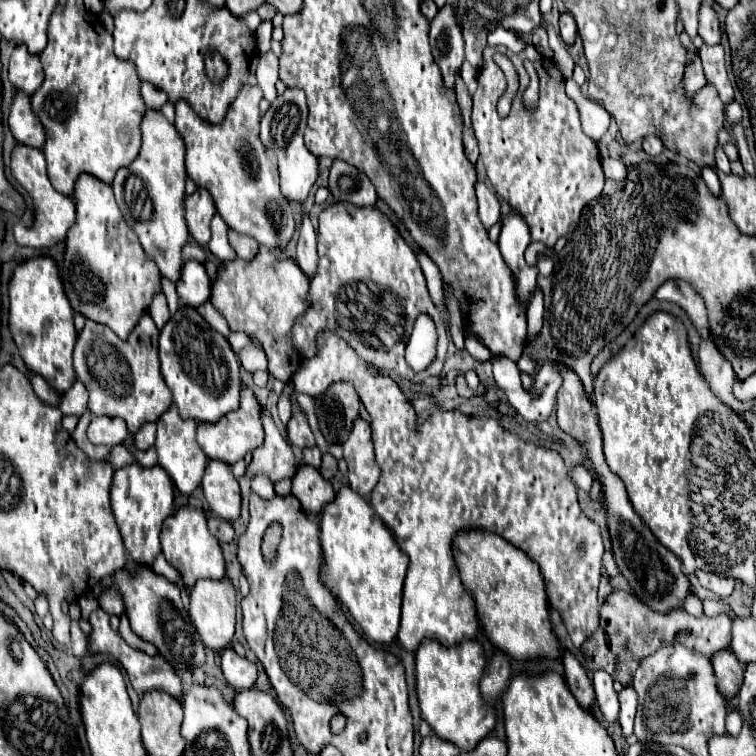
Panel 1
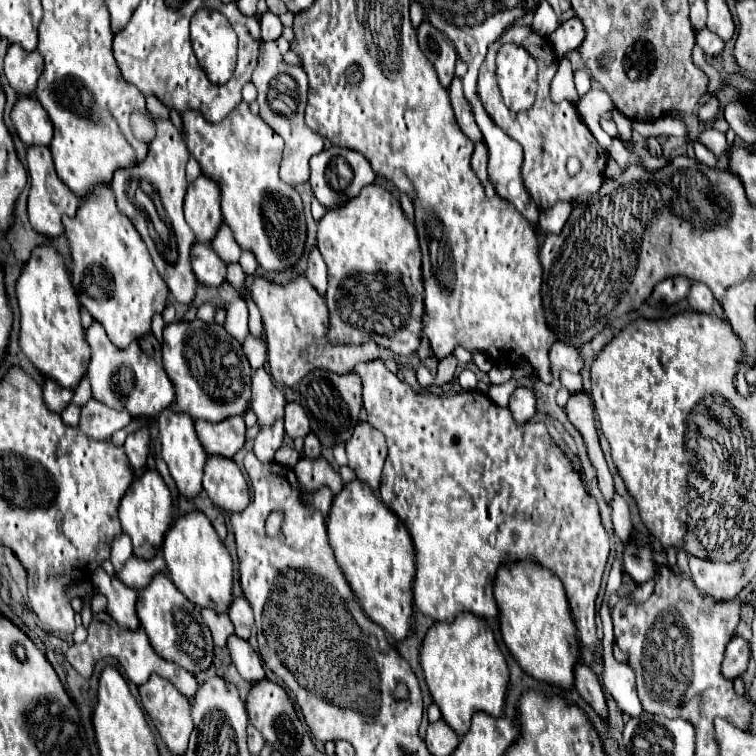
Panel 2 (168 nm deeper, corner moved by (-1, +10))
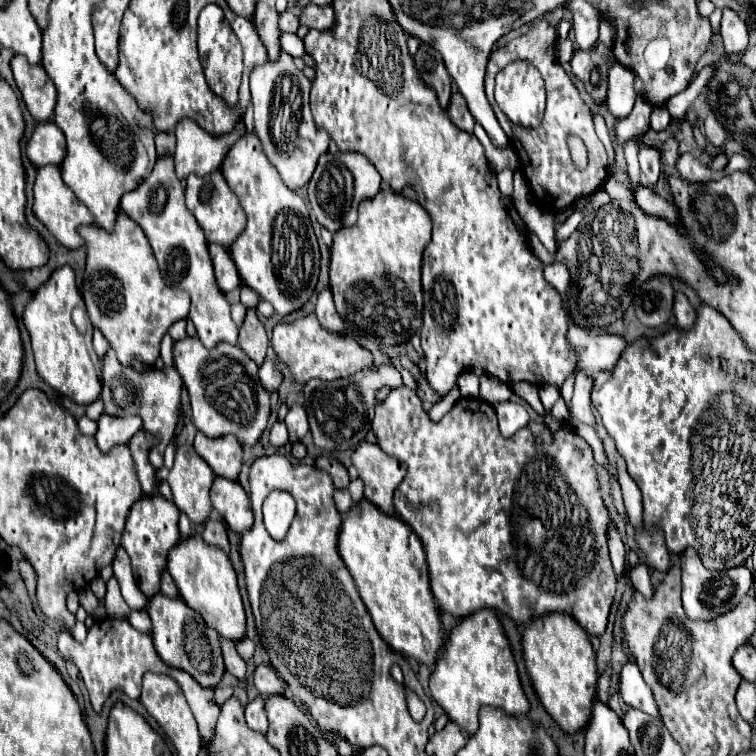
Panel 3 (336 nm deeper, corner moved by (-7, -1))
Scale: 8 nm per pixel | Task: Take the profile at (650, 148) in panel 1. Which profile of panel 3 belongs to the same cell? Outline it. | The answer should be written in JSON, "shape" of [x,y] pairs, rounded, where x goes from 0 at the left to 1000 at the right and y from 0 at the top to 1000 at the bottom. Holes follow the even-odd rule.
{"shape":[[[869,196],[851,198],[845,217],[848,217],[848,228],[853,230],[858,246],[866,246],[872,233],[874,233],[874,204],[872,204],[872,198]]]}

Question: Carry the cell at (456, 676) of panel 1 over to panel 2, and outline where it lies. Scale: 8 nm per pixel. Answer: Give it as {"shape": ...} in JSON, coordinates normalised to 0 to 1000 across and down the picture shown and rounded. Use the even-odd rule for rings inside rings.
{"shape":[[[610,811],[599,824],[575,824],[560,845],[557,882],[570,922],[583,938],[586,954],[604,972],[612,975],[620,967],[623,946],[628,940],[644,940],[652,948],[665,946],[673,882],[655,851],[652,835],[636,816]]]}

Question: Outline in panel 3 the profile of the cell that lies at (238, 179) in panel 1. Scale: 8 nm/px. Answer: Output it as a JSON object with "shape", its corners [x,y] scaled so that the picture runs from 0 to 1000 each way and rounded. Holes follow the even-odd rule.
{"shape":[[[337,175],[324,177],[300,198],[290,225],[327,283],[324,304],[303,328],[316,365],[358,399],[369,418],[398,407],[417,386],[422,365],[422,325],[403,265],[369,238]]]}

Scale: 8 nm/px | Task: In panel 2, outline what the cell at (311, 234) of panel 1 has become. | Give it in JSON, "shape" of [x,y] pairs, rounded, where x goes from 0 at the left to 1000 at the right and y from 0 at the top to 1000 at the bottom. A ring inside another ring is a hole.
{"shape":[[[414,329],[409,335],[406,369],[409,369],[409,374],[414,374],[414,380],[419,382],[419,388],[430,390],[430,385],[433,385],[433,353],[430,353],[430,345],[427,345],[422,329]]]}

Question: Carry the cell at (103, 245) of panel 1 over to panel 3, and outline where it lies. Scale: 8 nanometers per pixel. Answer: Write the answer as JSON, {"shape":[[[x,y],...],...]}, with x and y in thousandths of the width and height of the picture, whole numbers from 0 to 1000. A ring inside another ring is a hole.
{"shape":[[[157,280],[149,307],[139,307],[120,296],[118,302],[104,302],[104,310],[115,328],[107,389],[123,431],[144,450],[160,481],[205,481],[213,447],[231,426],[247,421],[250,394],[218,378],[189,304],[168,283]]]}

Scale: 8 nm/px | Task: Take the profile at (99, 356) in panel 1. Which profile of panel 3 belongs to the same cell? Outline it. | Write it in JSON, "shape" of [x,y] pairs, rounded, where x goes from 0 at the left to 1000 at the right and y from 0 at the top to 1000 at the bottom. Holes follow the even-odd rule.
{"shape":[[[147,460],[136,471],[134,529],[139,534],[139,545],[144,550],[187,550],[189,571],[194,571],[208,582],[205,590],[197,595],[197,608],[205,622],[216,616],[218,590],[231,574],[237,537],[239,537],[239,516],[242,516],[242,503],[231,487],[208,489],[205,484],[189,484],[189,489],[179,489],[176,484],[163,484]]]}

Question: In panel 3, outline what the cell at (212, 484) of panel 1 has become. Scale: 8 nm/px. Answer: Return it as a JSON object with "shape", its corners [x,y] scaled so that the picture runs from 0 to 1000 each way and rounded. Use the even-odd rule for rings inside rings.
{"shape":[[[284,632],[279,643],[279,664],[308,704],[319,706],[332,698],[335,677],[329,653],[313,635]]]}

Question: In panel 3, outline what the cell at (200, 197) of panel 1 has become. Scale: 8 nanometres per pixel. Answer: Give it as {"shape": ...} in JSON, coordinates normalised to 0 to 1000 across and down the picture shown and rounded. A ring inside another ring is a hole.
{"shape":[[[290,225],[279,228],[279,230],[269,233],[269,235],[250,233],[247,235],[247,249],[245,249],[245,262],[247,262],[247,275],[255,280],[263,299],[269,302],[274,320],[303,328],[308,323],[308,317],[316,312],[316,307],[321,307],[324,280],[321,280],[313,259],[303,251],[303,246],[295,238]]]}

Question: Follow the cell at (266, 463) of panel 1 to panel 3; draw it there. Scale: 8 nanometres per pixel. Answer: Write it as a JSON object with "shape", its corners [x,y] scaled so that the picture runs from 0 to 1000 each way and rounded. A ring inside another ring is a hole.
{"shape":[[[351,476],[343,487],[343,503],[348,508],[348,513],[361,521],[361,519],[369,519],[369,511],[372,511],[372,503],[374,503],[374,492],[369,492],[369,481],[364,481],[361,476]]]}

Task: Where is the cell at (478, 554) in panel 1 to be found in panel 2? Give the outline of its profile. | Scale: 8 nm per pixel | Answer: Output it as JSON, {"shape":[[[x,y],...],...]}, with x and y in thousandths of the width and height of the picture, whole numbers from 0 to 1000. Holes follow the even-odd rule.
{"shape":[[[671,745],[657,758],[655,792],[663,808],[663,840],[689,885],[705,898],[731,909],[758,909],[758,890],[761,880],[769,877],[769,861],[742,769],[710,745]]]}

